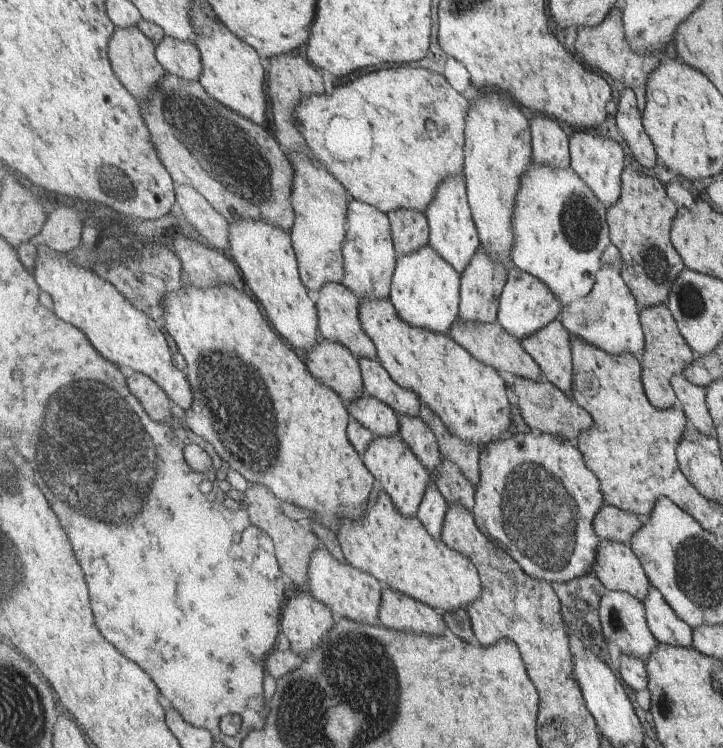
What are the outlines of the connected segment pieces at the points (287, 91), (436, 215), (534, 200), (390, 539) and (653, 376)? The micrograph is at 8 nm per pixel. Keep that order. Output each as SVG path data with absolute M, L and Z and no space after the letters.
M303 50L275 55L269 59L269 62L270 65L267 72L269 82L268 92L270 100L272 101L270 128L282 145L283 150L286 150L287 154L293 154L295 151L303 151L320 165L320 163L314 158L312 150L306 145L304 136L301 134L297 124L295 124L295 112L297 112L297 106L303 99L311 95L325 93L325 78L323 78L323 74L321 74L321 72L315 68L315 65L307 58Z
M463 173L449 175L447 180L439 186L433 202L427 207L426 215L430 224L429 244L445 259L463 274L474 254L482 244L470 200L468 199L468 184Z
M533 160L529 171L522 178L521 190L514 206L512 228L515 233L513 264L548 284L559 300L562 300L564 308L590 294L597 274L603 267L602 256L612 243L608 208L572 166L554 167Z
M379 488L376 503L362 519L343 519L337 532L346 560L353 566L373 574L383 587L389 587L407 596L412 596L436 611L449 612L465 609L482 595L482 576L475 563L462 552L437 540L418 516L405 516L394 503L391 495Z
M659 303L653 307L641 308L640 316L646 336L646 347L641 363L642 379L647 396L657 408L671 408L679 404L671 379L675 375L683 374L694 362L697 354L682 335L678 322L667 304Z

